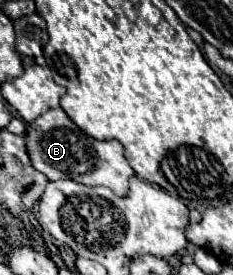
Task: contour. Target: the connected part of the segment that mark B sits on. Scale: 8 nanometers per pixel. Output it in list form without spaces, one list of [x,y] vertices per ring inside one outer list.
[[[58,107],[48,109],[42,117],[26,129],[26,151],[30,157],[32,167],[44,173],[50,181],[56,179],[72,179],[84,185],[104,185],[110,187],[116,195],[124,197],[128,193],[128,179],[134,175],[132,167],[124,159],[124,149],[116,139],[98,141],[86,135],[76,123]]]

